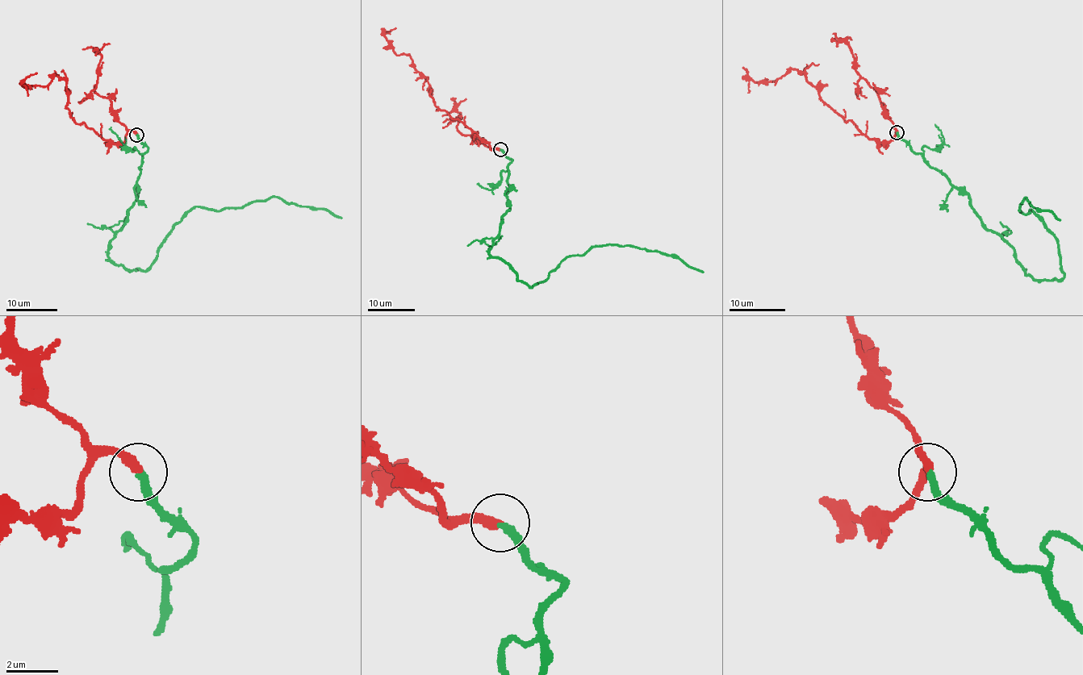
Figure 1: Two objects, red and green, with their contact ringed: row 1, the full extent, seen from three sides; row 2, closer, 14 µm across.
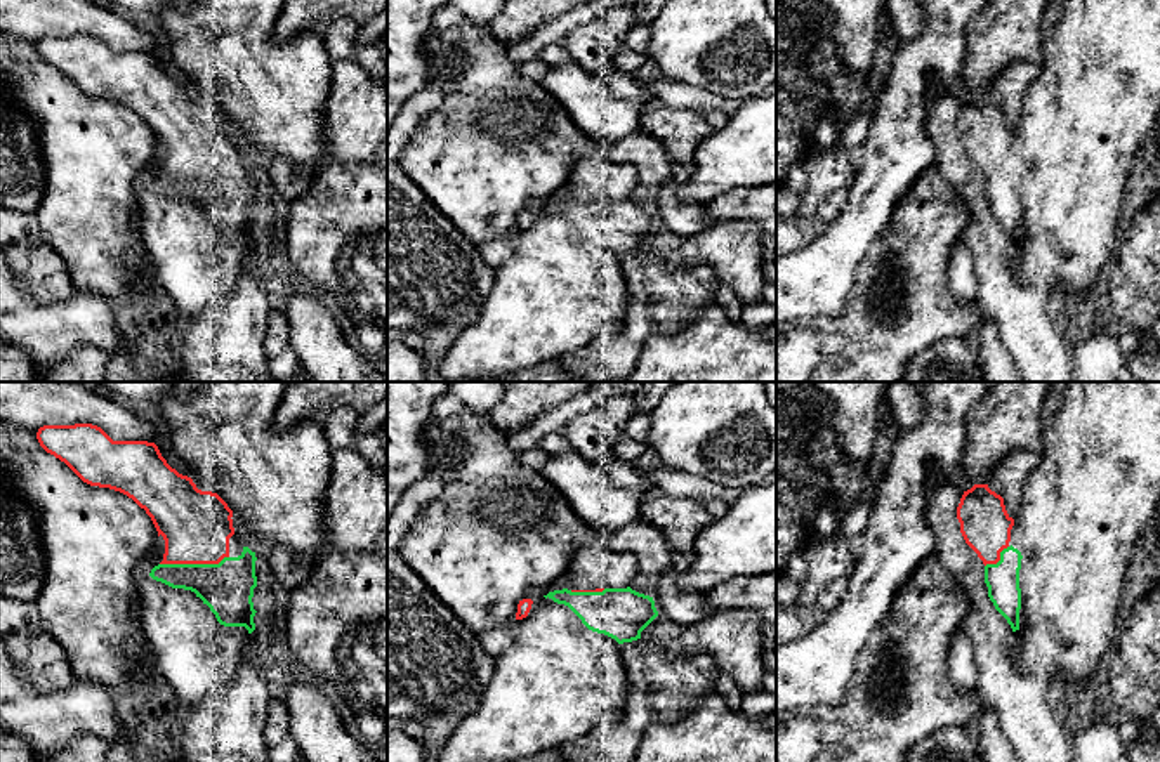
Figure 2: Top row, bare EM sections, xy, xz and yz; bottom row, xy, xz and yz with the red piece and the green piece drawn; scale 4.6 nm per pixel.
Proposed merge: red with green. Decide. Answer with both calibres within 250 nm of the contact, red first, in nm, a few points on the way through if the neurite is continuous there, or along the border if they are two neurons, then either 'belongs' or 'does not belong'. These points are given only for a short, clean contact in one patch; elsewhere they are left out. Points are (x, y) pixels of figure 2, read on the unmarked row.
calibres 320 and 240 nm; belongs

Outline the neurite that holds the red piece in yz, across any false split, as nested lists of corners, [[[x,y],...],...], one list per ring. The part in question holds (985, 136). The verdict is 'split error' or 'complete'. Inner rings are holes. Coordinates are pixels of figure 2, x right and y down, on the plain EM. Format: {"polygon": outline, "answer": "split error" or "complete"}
{"polygon": [[[974,95],[964,102],[957,118],[957,130],[966,154],[985,175],[990,212],[1012,243],[1019,241],[1023,167],[1009,154],[1014,130],[1007,125],[1004,109],[988,95]]], "answer": "split error"}

